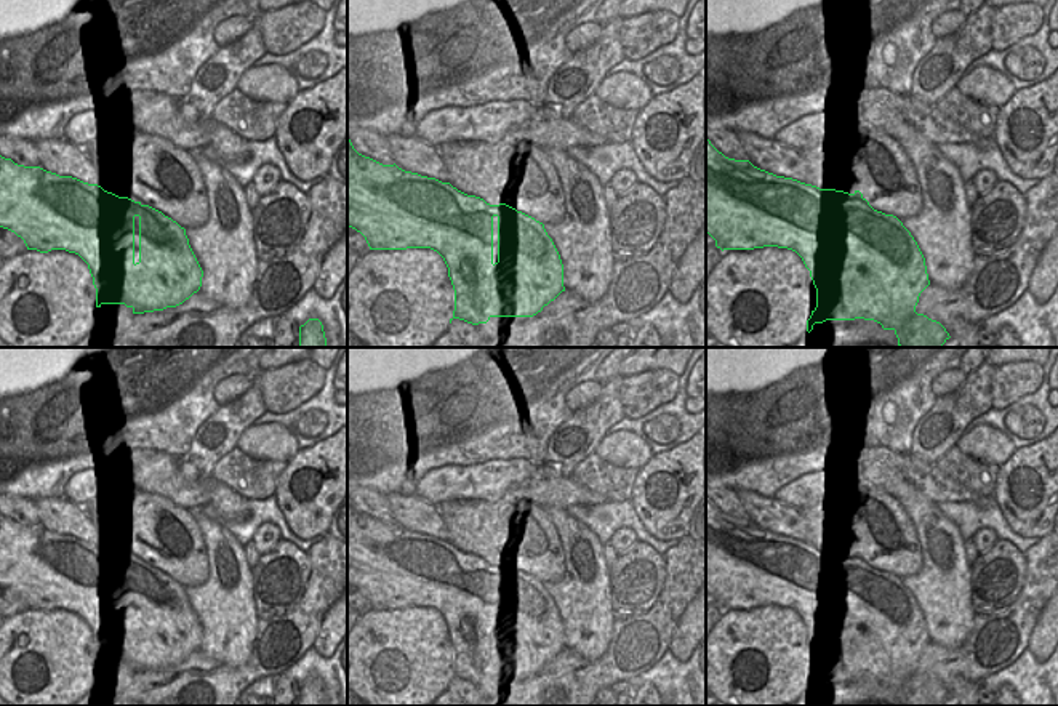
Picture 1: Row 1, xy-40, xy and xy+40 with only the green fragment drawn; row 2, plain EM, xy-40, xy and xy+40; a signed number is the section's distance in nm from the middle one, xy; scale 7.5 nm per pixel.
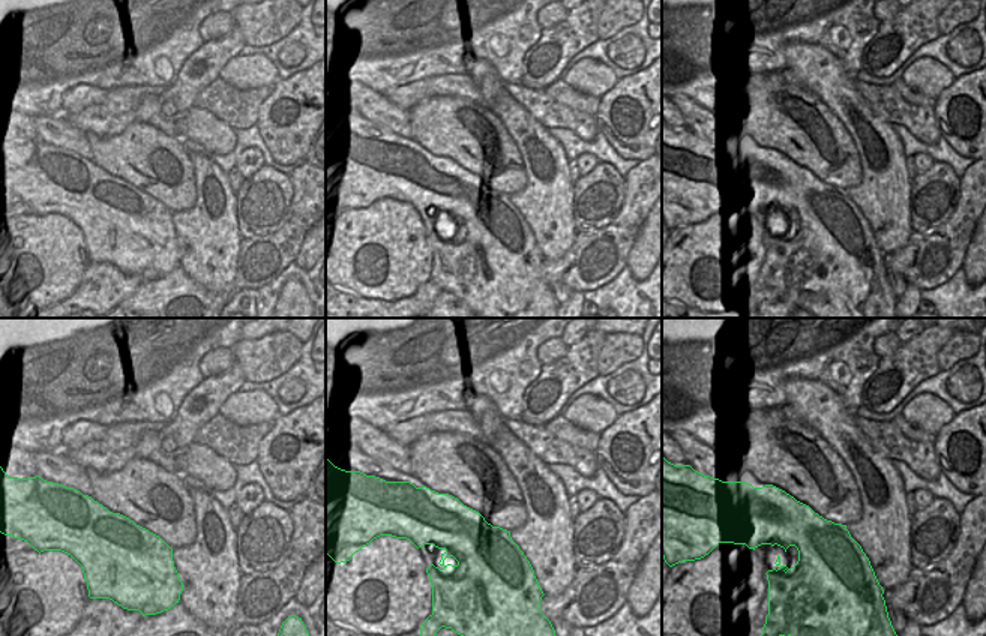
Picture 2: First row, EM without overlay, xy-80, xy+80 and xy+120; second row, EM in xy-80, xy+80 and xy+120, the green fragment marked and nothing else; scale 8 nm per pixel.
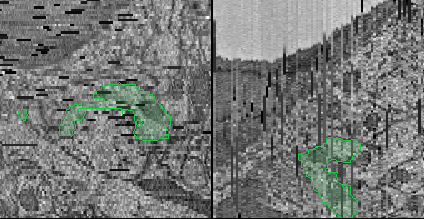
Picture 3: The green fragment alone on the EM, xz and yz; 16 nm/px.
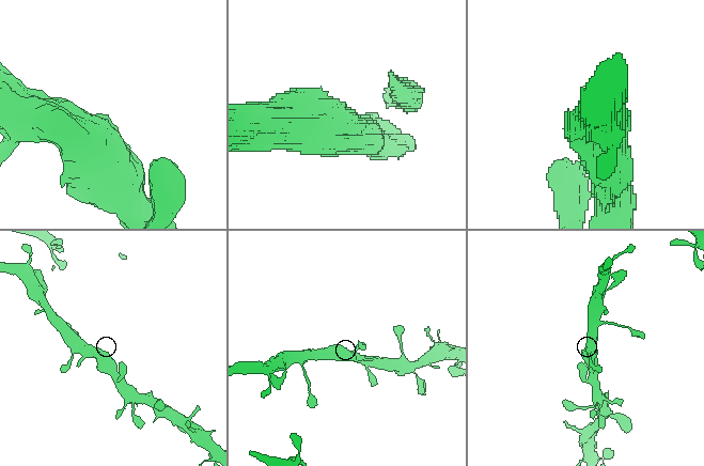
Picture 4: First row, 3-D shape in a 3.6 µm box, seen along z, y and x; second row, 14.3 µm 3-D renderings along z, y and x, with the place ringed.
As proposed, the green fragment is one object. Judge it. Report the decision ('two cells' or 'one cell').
one cell

